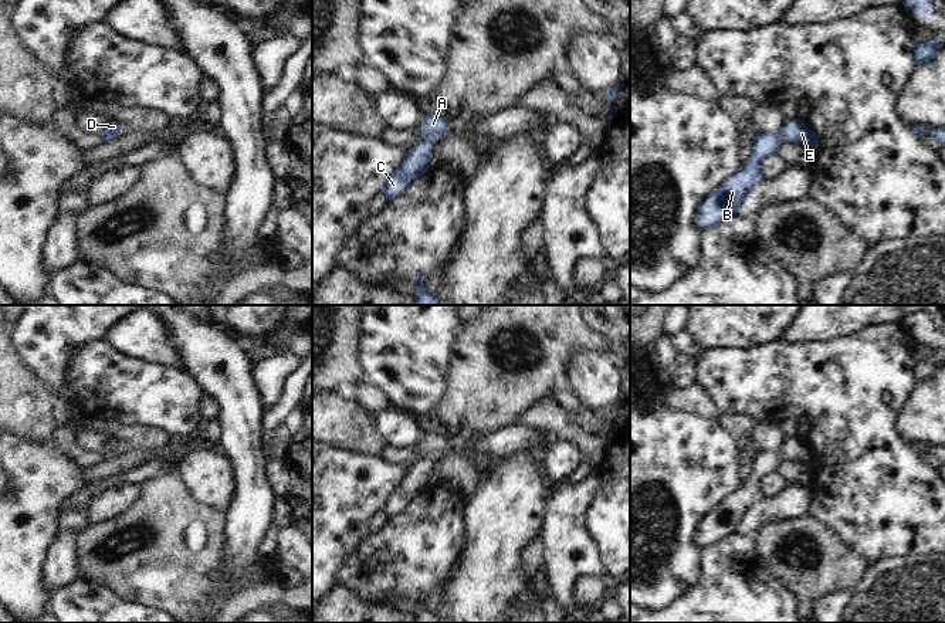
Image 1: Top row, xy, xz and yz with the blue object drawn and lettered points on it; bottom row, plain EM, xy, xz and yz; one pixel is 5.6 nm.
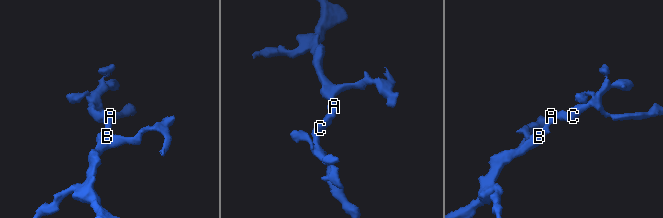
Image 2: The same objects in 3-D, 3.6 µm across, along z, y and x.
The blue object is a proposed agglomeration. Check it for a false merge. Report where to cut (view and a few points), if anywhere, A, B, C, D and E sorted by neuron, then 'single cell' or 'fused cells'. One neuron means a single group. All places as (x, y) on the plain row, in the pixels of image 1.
no cut; A B C D E; single cell

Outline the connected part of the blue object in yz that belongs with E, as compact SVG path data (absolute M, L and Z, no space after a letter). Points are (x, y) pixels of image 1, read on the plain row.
M799 437L788 439L782 451L758 451L751 475L746 481L715 509L712 509L697 531L697 542L711 546L736 534L738 525L748 511L763 497L762 480L778 471L783 460L805 460L813 467L819 464L814 450Z

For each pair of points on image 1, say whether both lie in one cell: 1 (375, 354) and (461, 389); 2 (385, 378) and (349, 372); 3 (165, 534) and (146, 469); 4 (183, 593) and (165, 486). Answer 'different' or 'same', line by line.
1: different
2: different
3: different
4: same

